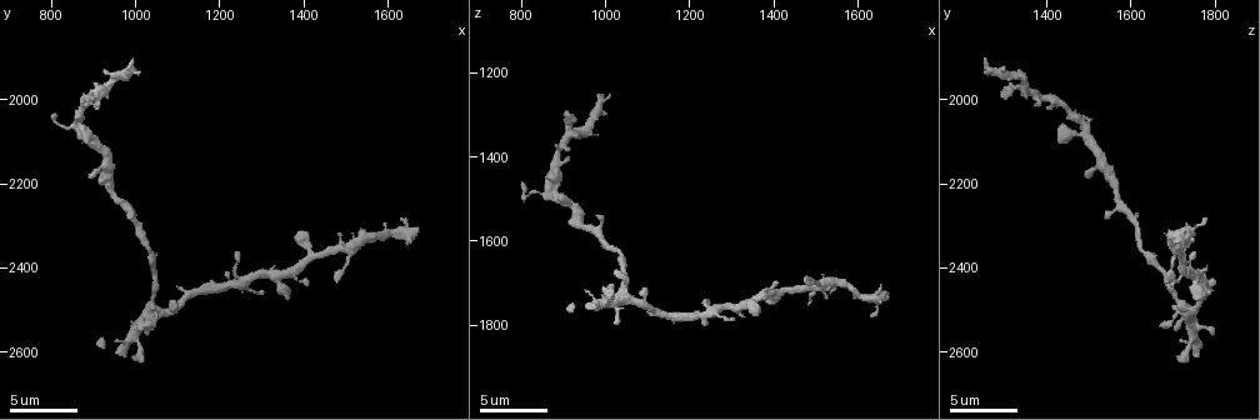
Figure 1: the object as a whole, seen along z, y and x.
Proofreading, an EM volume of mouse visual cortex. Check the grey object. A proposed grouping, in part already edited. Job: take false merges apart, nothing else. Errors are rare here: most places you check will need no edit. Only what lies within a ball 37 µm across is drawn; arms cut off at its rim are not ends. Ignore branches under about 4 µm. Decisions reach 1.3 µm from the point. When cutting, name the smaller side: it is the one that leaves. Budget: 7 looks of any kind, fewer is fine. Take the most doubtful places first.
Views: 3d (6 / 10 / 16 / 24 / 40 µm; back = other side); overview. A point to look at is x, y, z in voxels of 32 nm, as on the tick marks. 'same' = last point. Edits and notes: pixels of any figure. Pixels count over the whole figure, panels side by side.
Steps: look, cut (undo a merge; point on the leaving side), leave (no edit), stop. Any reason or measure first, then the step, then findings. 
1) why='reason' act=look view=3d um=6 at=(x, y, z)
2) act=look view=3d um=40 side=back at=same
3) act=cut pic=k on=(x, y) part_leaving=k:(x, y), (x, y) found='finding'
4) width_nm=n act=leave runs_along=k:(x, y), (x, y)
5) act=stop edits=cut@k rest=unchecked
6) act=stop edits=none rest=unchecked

why='a narrow waist' act=look view=3d um=6 at=(1285, 2425, 1755)

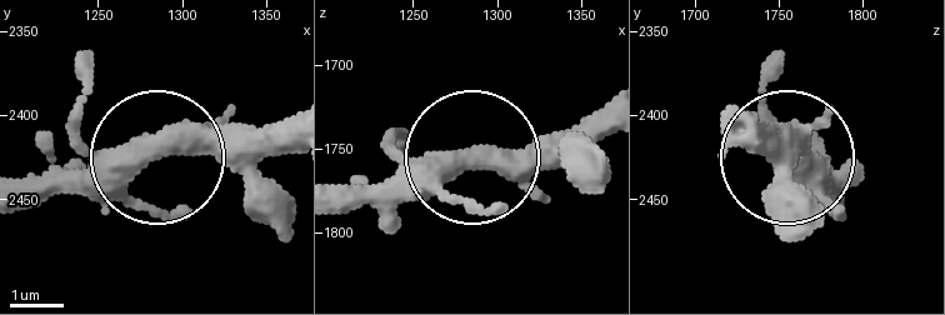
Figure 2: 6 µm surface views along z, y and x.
act=leave found='continuous, no second neuron'

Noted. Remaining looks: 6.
why='three arms meet' act=look view=3d um=10 at=(1405, 2380, 1725)

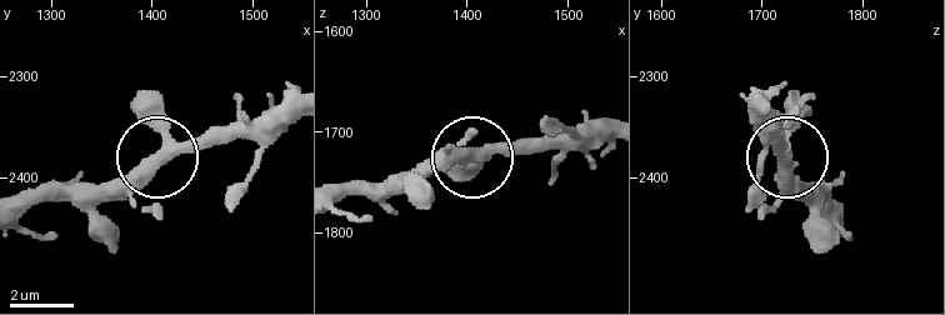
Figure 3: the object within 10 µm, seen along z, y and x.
arms=3 act=leave found='all the same neuron'

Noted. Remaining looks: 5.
act=look view=3d um=16 at=(1065, 2505, 1740)

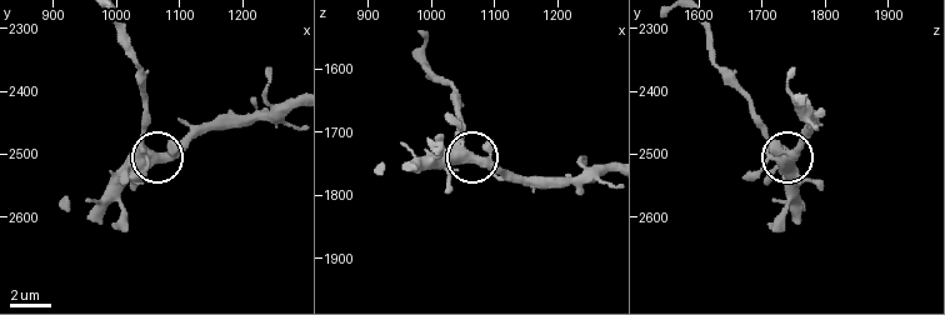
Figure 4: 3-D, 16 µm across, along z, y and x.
act=leave found='one neuron here'

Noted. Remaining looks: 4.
why='narrows sharply' act=look view=3d um=10 at=(895, 1995, 1380)

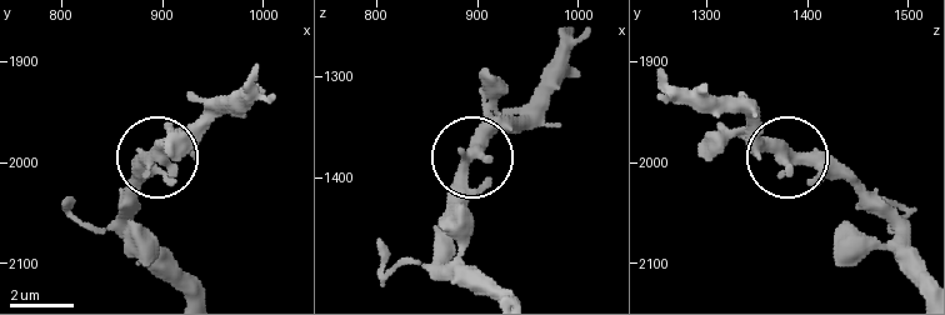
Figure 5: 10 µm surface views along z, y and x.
width_nm=400 act=leave runs_along=5:(924, 263), (845, 183), (773, 150), (728, 96) found='all the same neuron'

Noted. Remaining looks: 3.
act=stop edits=none rest=unchecked

